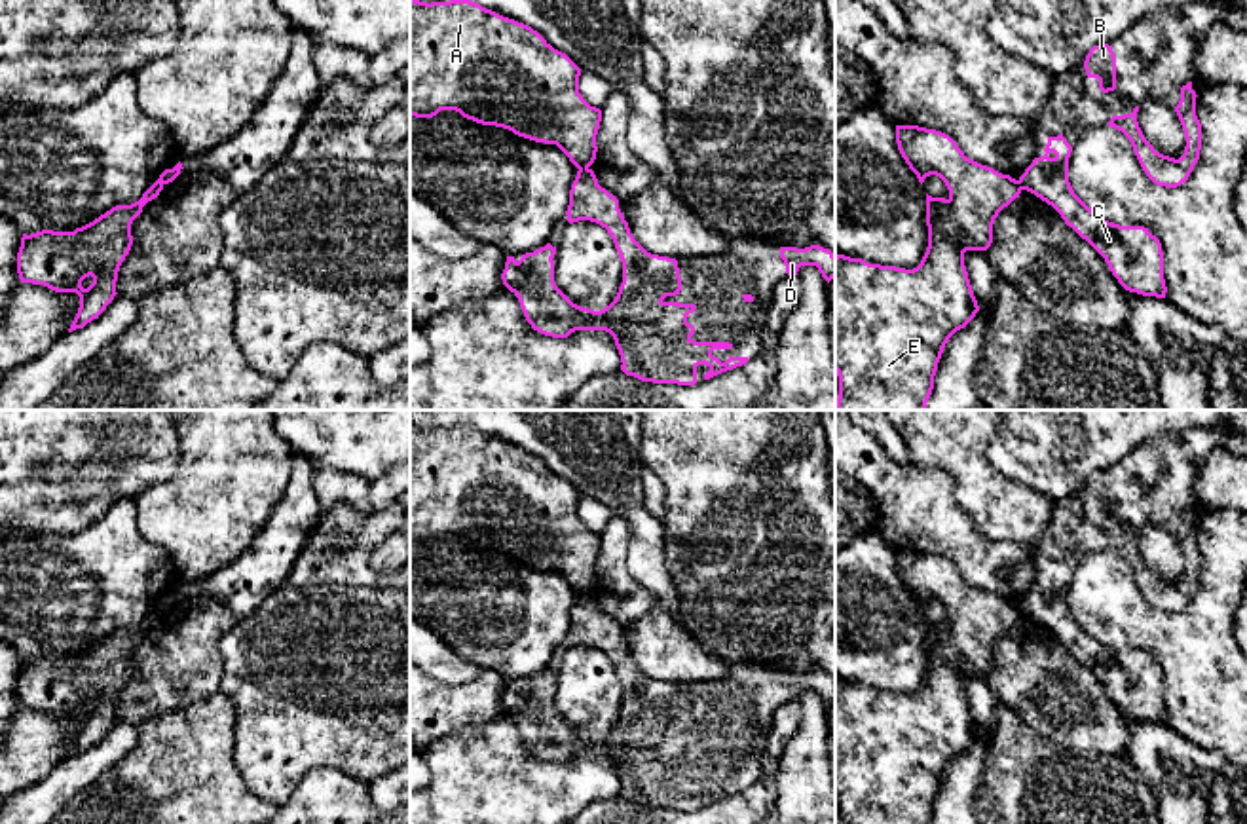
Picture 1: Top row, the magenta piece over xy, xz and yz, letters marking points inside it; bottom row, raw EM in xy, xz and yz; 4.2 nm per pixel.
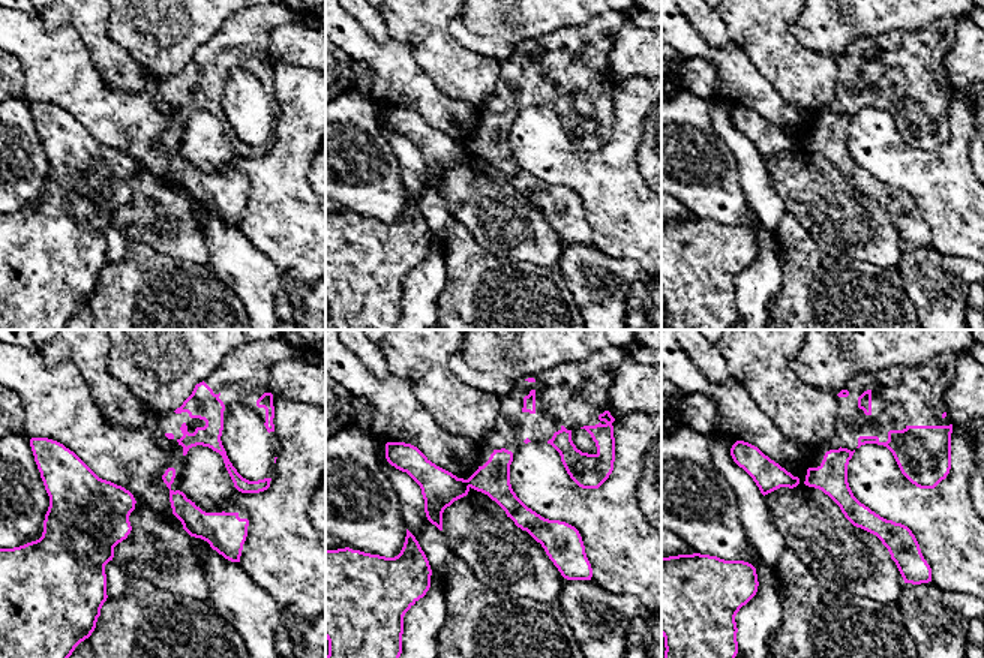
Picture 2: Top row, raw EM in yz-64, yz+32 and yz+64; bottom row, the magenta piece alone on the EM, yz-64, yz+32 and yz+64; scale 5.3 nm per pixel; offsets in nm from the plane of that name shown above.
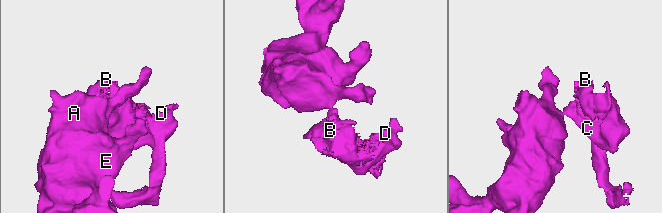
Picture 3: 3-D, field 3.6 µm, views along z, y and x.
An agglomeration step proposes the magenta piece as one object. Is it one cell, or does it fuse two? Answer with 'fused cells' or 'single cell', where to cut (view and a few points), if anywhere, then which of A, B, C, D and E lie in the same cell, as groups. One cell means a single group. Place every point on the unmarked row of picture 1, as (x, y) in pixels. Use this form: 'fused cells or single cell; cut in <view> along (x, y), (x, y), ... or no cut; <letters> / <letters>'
fused cells; cut in xz along (579, 593), (587, 595); A E / B C D

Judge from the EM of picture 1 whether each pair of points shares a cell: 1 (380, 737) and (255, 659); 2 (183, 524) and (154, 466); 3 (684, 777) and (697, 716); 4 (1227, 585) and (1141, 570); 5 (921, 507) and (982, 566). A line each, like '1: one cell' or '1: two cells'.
1: one cell
2: two cells
3: one cell
4: two cells
5: one cell

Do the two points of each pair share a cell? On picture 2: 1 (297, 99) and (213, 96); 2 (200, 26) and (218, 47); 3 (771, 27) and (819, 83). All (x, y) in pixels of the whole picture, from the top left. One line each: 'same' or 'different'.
1: different
2: different
3: same

